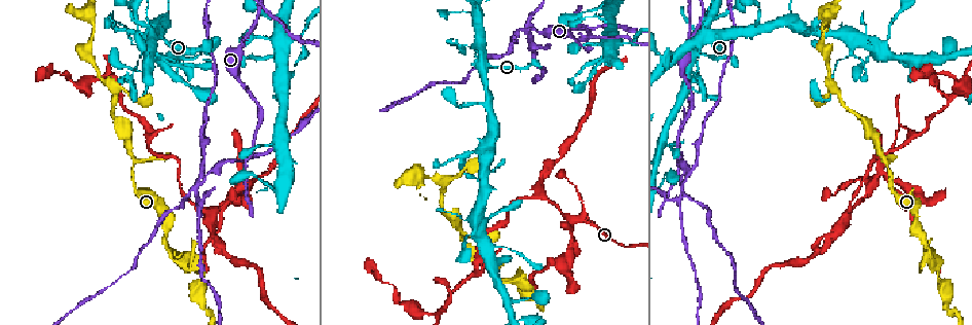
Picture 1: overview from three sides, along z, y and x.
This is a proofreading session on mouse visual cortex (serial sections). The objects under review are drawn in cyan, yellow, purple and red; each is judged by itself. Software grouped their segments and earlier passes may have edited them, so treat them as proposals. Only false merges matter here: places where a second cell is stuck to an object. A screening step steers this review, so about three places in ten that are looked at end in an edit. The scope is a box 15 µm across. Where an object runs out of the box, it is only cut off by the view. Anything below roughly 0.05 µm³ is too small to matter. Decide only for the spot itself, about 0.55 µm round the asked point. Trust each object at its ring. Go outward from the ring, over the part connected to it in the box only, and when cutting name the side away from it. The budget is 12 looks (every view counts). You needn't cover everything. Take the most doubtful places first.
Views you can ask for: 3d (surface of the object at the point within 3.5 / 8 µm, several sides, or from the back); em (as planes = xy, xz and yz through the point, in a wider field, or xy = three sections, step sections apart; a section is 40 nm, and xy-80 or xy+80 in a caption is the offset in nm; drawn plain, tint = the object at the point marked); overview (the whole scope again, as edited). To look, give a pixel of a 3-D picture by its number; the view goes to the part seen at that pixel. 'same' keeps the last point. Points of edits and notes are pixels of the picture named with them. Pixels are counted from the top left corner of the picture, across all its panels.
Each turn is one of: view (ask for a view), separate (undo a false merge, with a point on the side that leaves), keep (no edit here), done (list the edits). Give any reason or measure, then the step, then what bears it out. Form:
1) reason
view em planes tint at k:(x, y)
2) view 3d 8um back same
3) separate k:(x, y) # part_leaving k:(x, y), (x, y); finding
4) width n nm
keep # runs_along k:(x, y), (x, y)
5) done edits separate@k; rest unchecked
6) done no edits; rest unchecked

sharp bend
view 3d 3.5um at 1:(249, 155)

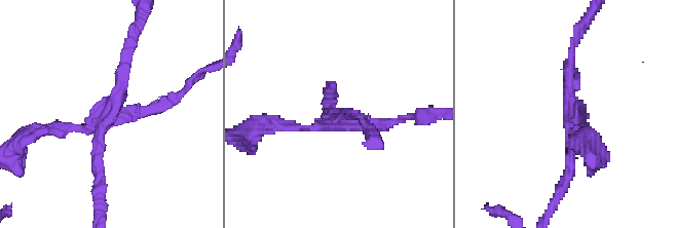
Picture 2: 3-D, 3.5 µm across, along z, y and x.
arms 4; arm_widths 100, 150, 150, 200 nm; now the EM
view em xy step 2 tint at 2:(572, 110)

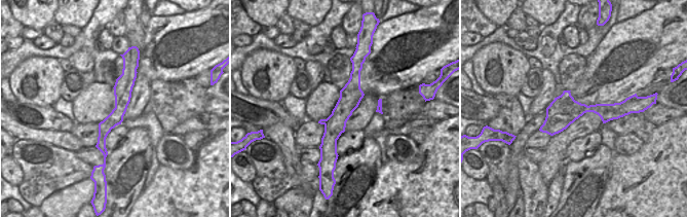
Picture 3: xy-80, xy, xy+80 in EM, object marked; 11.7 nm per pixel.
separate 2:(60, 127) # border 3:(567, 104), (573, 107), (587, 106); two cells meet here

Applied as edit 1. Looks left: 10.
view overview

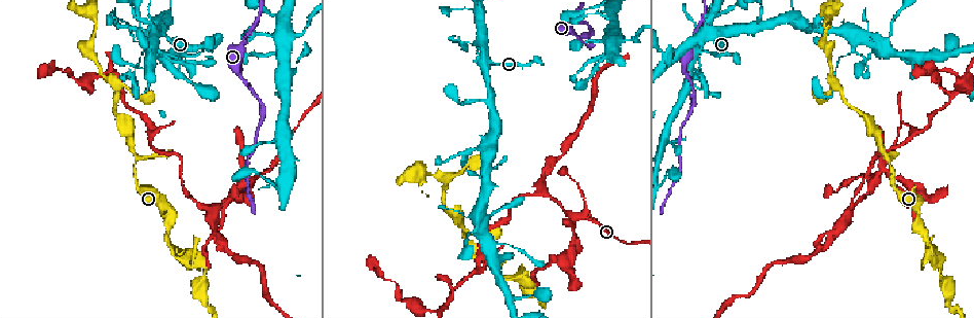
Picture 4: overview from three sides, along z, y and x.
arms part here
view 3d 3.5um at 4:(545, 192)

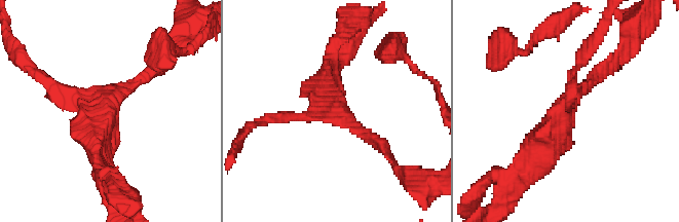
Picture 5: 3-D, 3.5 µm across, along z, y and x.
arms 3; arm_widths 150, 150, 350 nm; need the tissue
view em planes tint at 5:(105, 106)

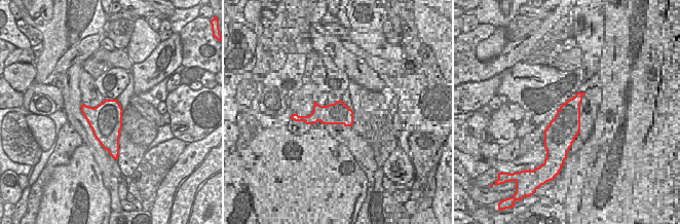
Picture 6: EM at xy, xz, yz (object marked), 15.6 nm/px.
another direction
view em xy step 1 tint same

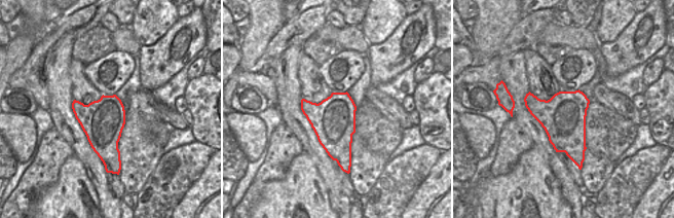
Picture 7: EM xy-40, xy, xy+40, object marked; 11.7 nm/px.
keep # runs_along 5:(384, 149), (337, 112), (273, 120); one cell here

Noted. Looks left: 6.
arms part here
view 3d 3.5um at 4:(150, 135)

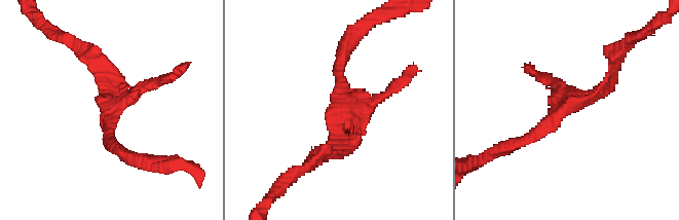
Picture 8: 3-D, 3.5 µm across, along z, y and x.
now the EM
view em planes tint at 8:(107, 115)

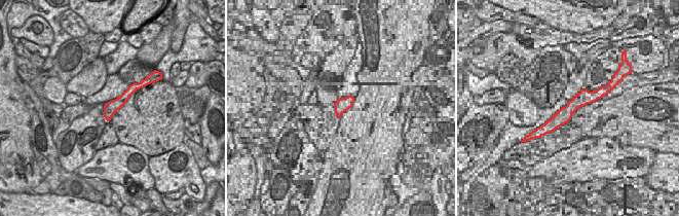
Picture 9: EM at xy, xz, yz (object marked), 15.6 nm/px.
view em xy step 5 tint same

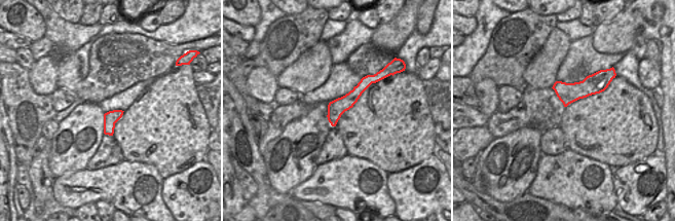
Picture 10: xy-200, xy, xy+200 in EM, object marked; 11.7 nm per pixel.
keep # runs_along 8:(506, 148), (612, 78); one cell here

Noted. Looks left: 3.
two arms at a narrow angle
view 3d 3.5um at 4:(572, 236)

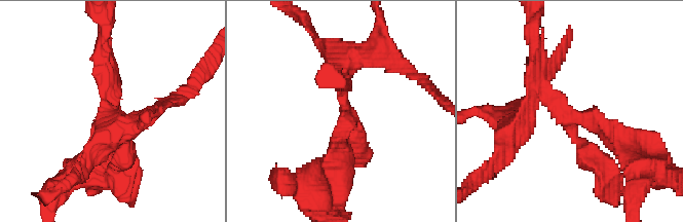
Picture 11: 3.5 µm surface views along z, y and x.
arms 4; arm_widths 250, 250, 250, 300 nm; need the tissue
view em xy step 5 tint at 11:(345, 109)

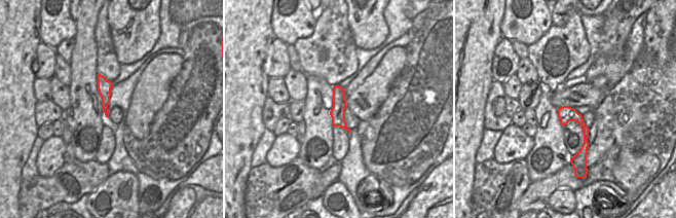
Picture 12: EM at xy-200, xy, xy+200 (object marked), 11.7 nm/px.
separate 11:(344, 128) # part_leaving 11:(343, 95), (337, 172); two cells meet here

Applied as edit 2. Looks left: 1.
done edits separate@2, separate@11; rest unchecked

